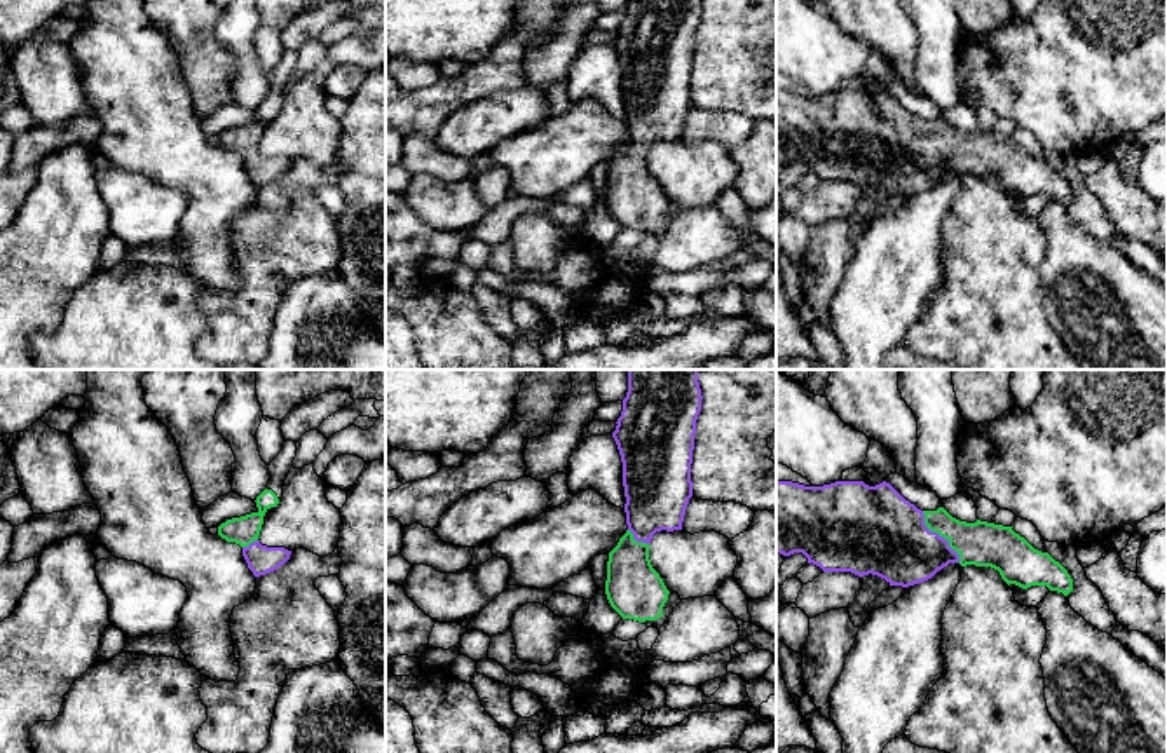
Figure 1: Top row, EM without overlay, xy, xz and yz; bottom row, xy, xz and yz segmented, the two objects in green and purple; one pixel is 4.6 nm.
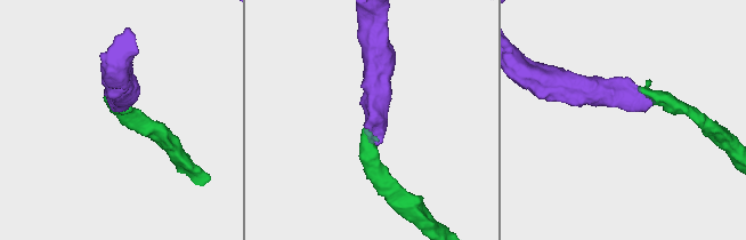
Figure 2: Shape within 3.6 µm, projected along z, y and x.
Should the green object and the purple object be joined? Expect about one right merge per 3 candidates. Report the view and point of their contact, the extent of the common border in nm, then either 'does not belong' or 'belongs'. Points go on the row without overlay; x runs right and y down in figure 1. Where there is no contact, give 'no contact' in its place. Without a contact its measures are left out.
yz (941, 145) | 300 nm | belongs

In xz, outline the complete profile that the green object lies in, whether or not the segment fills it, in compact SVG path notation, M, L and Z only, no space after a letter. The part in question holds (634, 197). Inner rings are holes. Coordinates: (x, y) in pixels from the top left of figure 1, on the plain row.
M628 0L612 47L623 71L626 143L609 162L605 204L623 227L656 230L670 200L649 169L656 141L682 139L701 0Z

